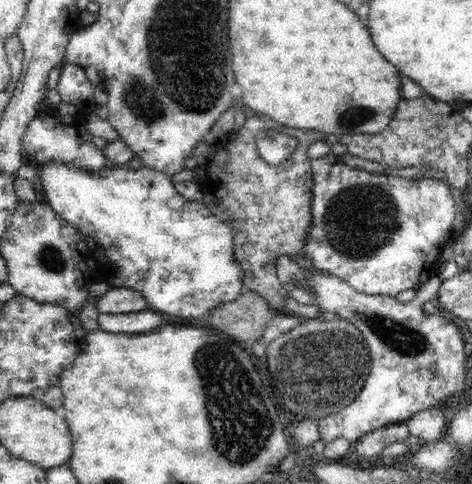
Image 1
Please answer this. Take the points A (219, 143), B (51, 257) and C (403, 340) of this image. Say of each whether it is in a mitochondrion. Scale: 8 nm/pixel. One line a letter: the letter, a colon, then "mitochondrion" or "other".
A: other
B: mitochondrion
C: mitochondrion

